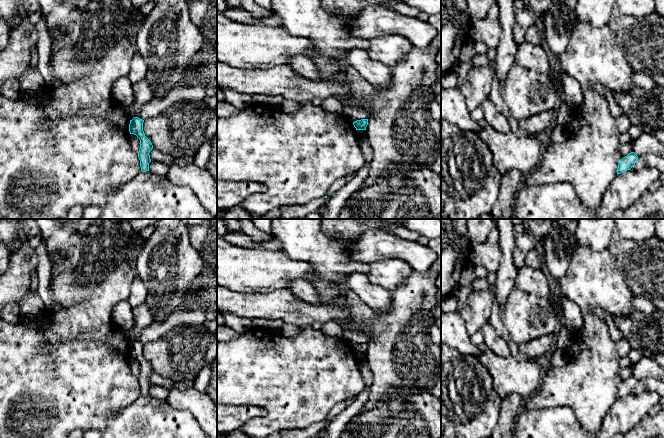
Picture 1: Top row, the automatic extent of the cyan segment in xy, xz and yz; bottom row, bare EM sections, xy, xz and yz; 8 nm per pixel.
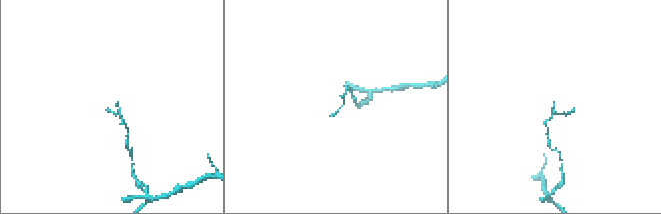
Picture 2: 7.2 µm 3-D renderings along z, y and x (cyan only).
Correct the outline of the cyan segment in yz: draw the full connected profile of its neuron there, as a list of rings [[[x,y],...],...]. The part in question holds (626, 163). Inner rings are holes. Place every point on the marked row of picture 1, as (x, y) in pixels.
[[[631,152],[627,156],[623,157],[618,164],[617,174],[630,170],[635,165],[637,159],[638,156],[634,152]]]

